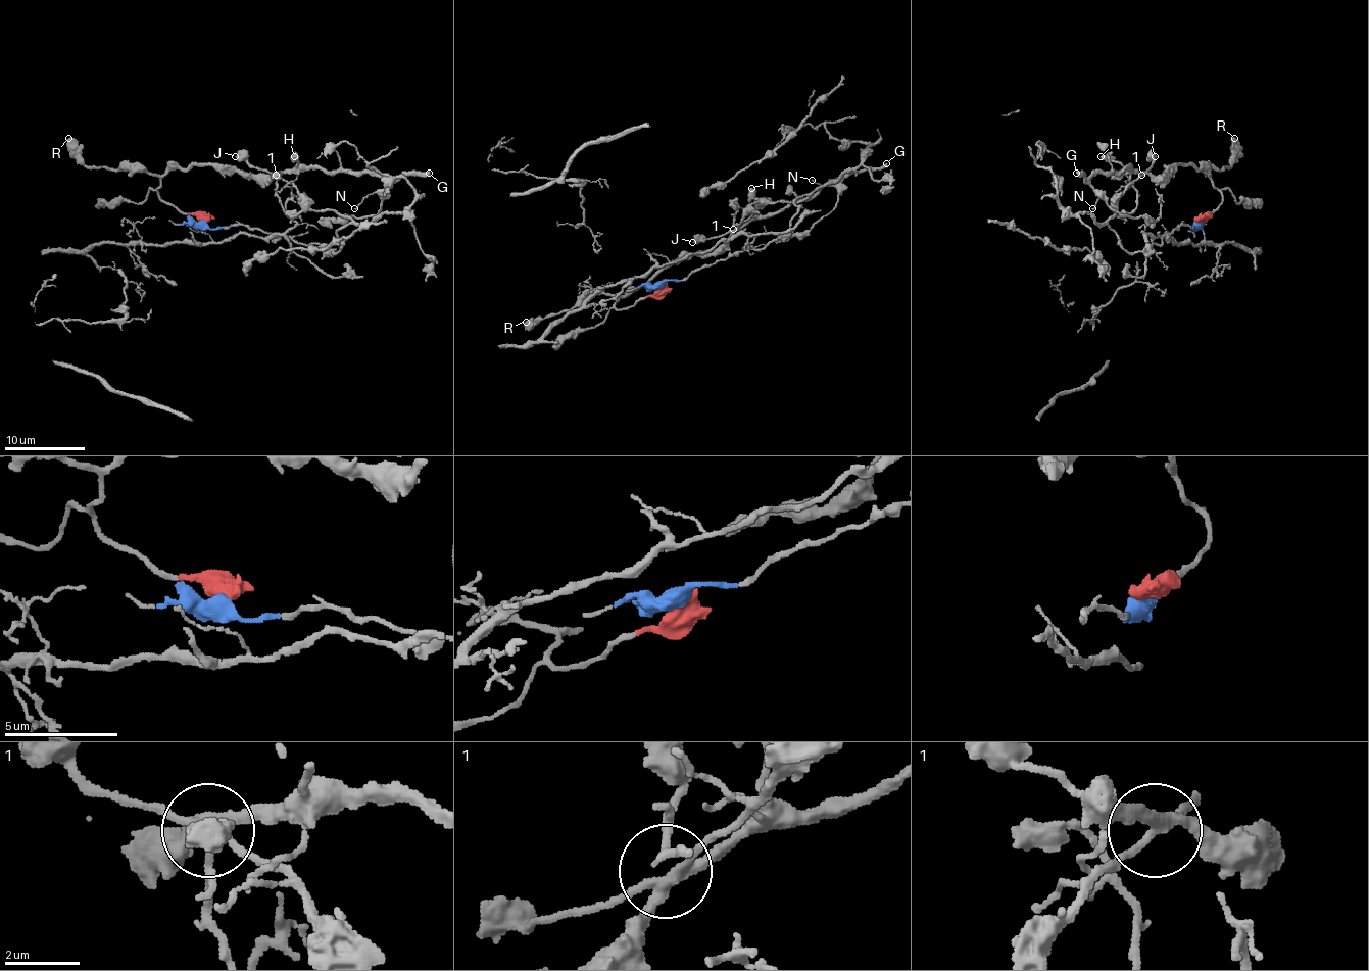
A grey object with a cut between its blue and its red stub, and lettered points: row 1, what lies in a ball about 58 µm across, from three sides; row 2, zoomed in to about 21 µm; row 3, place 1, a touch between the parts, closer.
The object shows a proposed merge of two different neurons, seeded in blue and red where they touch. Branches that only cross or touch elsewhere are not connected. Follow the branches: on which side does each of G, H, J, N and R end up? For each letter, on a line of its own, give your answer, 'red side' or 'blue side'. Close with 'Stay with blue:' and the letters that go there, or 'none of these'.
G: red side
H: red side
J: blue side
N: red side
R: red side
Stay with blue: J

